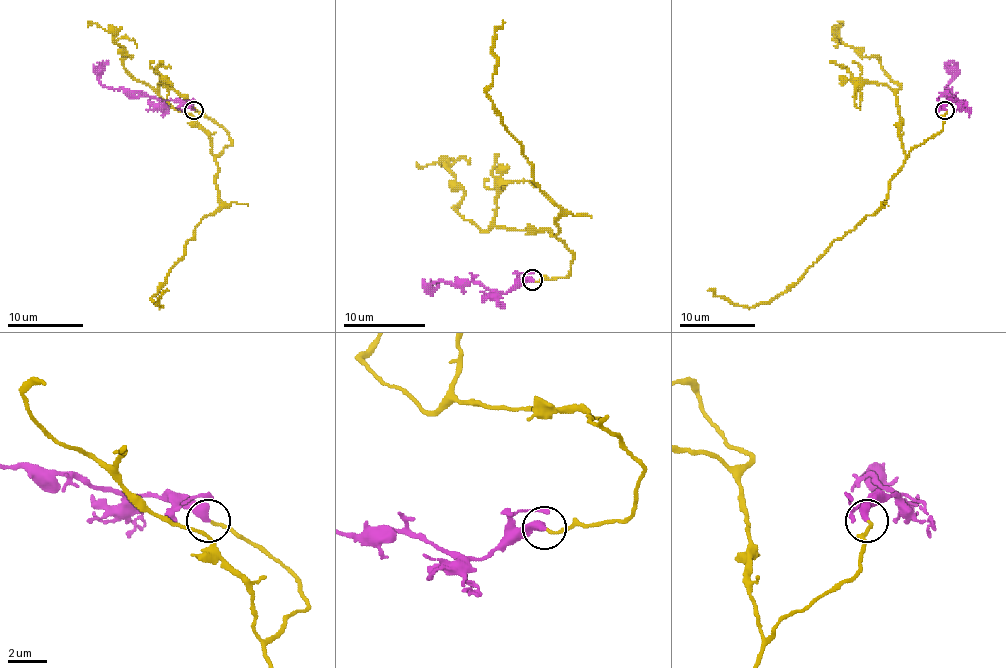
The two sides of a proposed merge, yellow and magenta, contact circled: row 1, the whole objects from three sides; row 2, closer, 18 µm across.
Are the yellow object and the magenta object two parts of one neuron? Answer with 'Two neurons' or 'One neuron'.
One neuron

